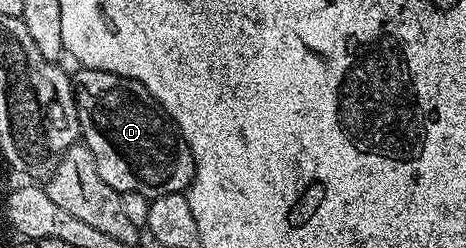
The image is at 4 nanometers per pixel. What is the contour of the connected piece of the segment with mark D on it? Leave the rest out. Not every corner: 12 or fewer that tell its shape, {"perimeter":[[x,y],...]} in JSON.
{"perimeter":[[82,67],[82,144],[120,195],[190,189],[195,156],[147,88]]}

